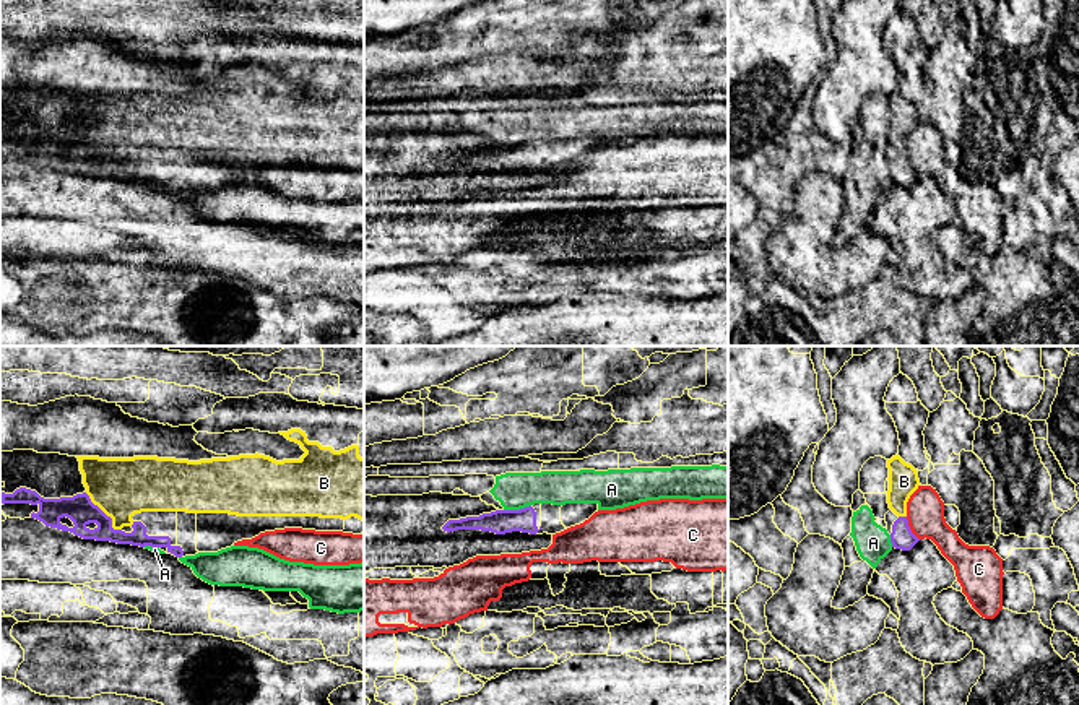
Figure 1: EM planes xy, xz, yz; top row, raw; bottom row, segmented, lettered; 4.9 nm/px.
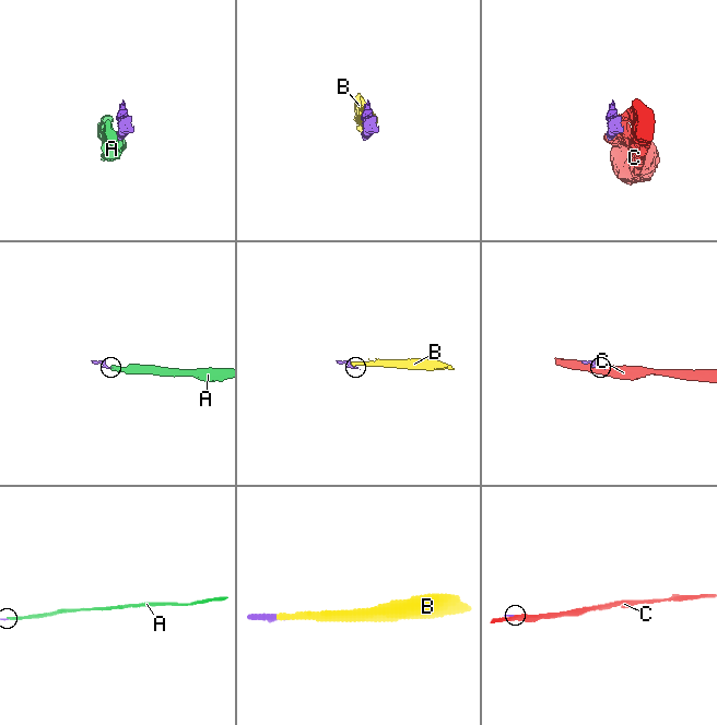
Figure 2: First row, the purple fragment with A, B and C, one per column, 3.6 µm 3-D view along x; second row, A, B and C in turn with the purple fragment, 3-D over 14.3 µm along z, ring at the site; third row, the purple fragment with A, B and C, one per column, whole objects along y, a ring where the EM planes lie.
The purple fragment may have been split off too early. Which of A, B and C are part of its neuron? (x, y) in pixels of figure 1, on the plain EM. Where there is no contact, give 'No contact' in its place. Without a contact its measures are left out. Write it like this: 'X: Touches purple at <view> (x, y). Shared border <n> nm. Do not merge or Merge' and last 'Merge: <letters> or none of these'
A: Touches purple at xz (517, 147). Shared border 140 nm. Do not merge
B: Touches purple at xy (104, 150). Shared border 260 nm. Merge
C: Touches purple at yz (909, 164). Shared border 140 nm. Do not merge
Merge: B

